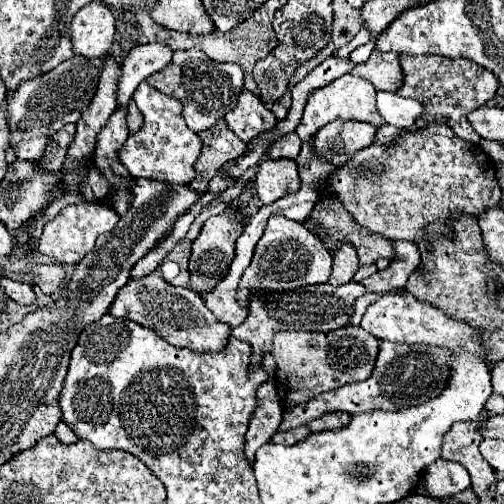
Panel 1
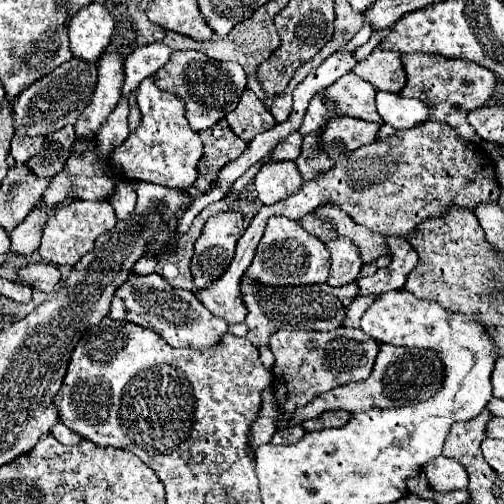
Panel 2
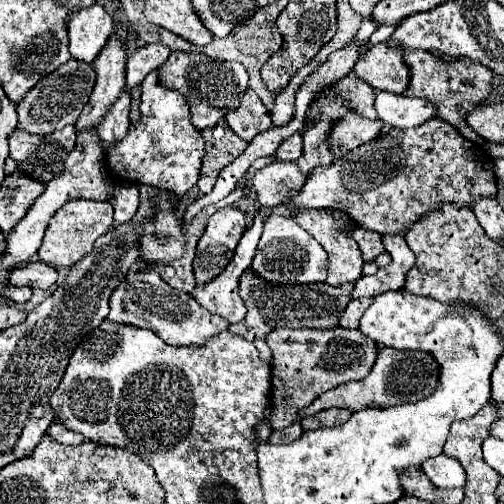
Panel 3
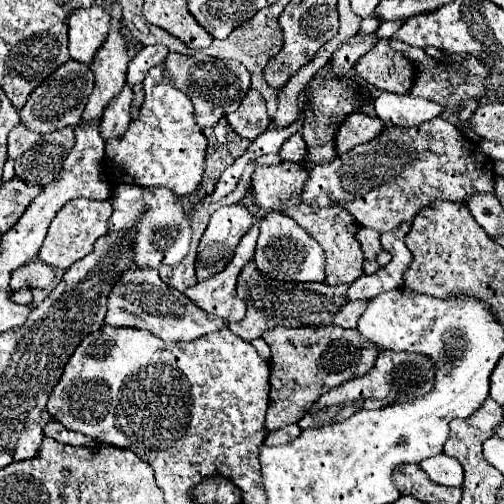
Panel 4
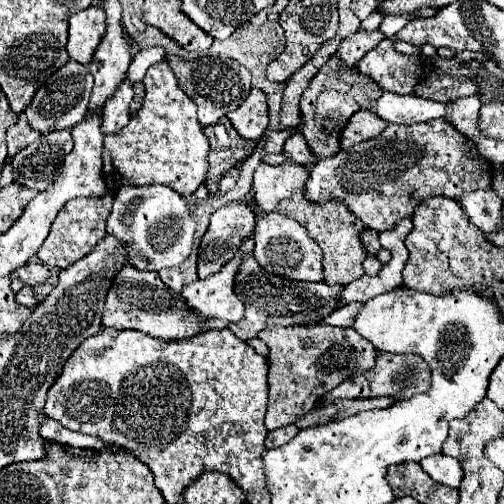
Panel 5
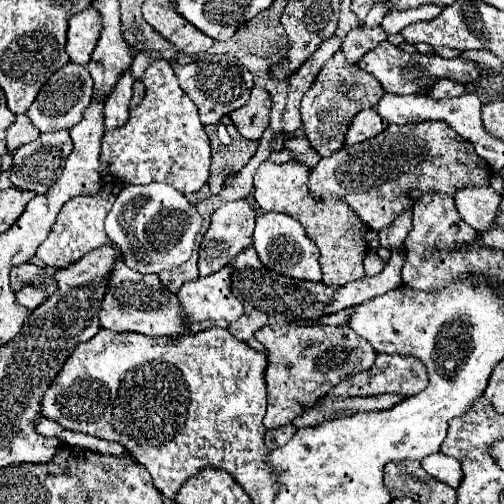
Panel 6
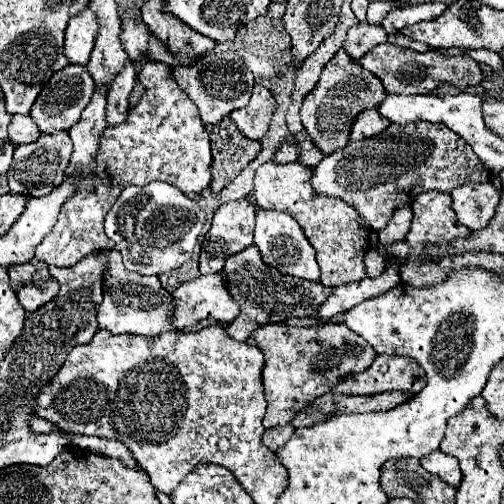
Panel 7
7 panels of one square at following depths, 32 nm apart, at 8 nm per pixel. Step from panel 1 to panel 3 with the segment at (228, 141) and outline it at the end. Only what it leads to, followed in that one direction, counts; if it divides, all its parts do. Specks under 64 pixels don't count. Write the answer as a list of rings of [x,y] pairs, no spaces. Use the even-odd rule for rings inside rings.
[[[224,118],[214,128],[202,130],[202,136],[206,140],[206,156],[202,164],[202,176],[196,188],[202,194],[208,194],[214,188],[222,168],[226,168],[232,160],[236,160],[246,150],[248,142],[236,136]]]

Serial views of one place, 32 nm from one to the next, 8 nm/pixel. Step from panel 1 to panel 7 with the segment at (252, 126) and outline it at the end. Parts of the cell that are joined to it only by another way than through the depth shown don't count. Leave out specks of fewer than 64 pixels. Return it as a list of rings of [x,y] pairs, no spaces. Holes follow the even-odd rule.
[[[260,84],[254,86],[252,90],[252,98],[250,98],[250,104],[246,108],[240,108],[236,112],[232,112],[232,120],[236,122],[238,130],[250,138],[250,140],[262,140],[268,126],[270,126],[270,120],[272,120],[272,114],[276,110],[276,100],[272,96],[272,92]]]

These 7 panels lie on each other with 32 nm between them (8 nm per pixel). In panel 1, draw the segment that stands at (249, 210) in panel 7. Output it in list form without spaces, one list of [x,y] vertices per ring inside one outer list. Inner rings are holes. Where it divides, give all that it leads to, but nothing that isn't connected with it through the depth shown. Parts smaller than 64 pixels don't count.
[[[222,212],[206,220],[200,236],[192,244],[192,256],[190,256],[190,266],[188,266],[194,292],[198,294],[210,292],[226,276],[230,262],[234,258],[234,244],[242,232],[244,232],[244,222],[238,216],[228,216],[226,212]]]

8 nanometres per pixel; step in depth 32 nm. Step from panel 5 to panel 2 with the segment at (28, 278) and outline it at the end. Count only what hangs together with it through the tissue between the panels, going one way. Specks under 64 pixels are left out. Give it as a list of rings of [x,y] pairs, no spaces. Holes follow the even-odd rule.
[[[34,262],[34,264],[28,264],[26,268],[18,270],[16,282],[34,286],[34,288],[38,288],[42,292],[52,292],[60,282],[60,270],[54,264]]]

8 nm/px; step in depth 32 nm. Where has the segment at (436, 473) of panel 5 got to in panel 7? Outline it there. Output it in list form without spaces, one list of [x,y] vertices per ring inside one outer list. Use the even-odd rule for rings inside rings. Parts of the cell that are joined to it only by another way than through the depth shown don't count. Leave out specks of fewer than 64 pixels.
[[[436,450],[436,452],[430,452],[428,456],[420,458],[420,464],[422,464],[430,474],[440,476],[444,482],[448,482],[450,486],[458,488],[458,462],[456,462],[452,456],[448,456],[448,454]]]

